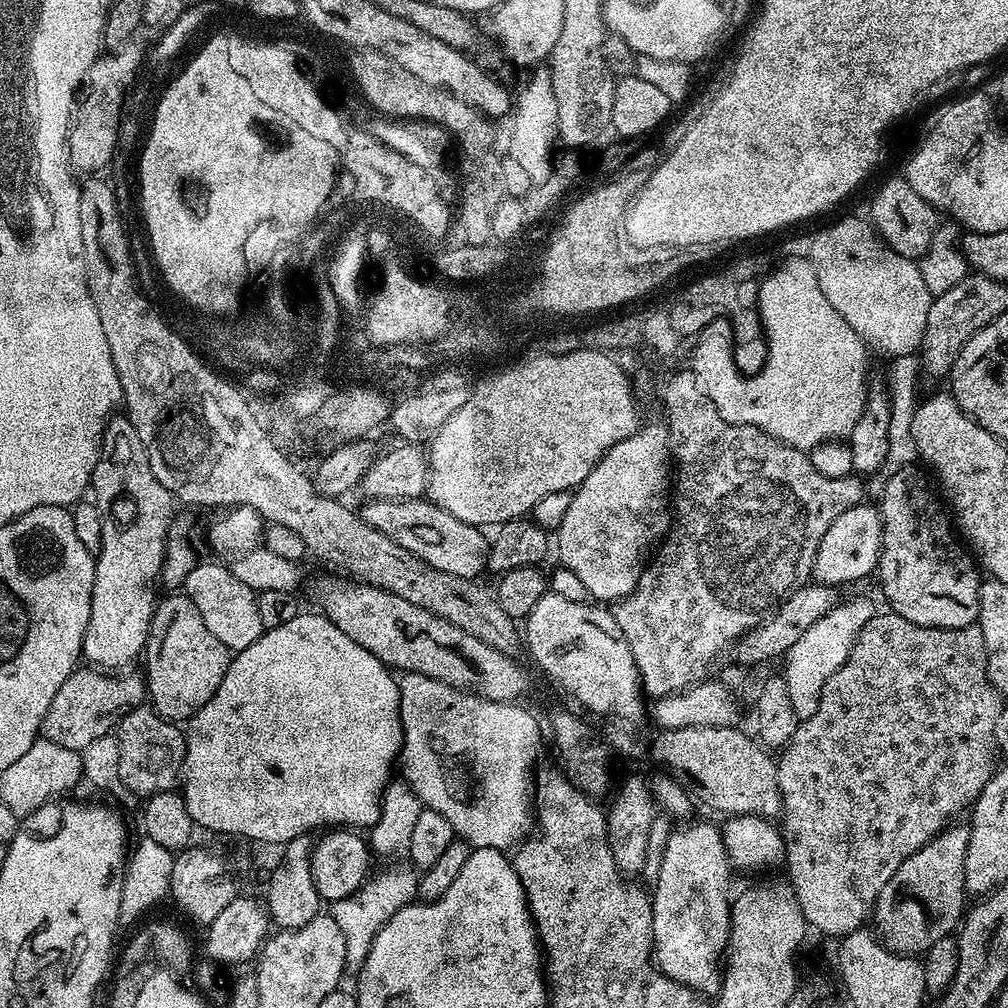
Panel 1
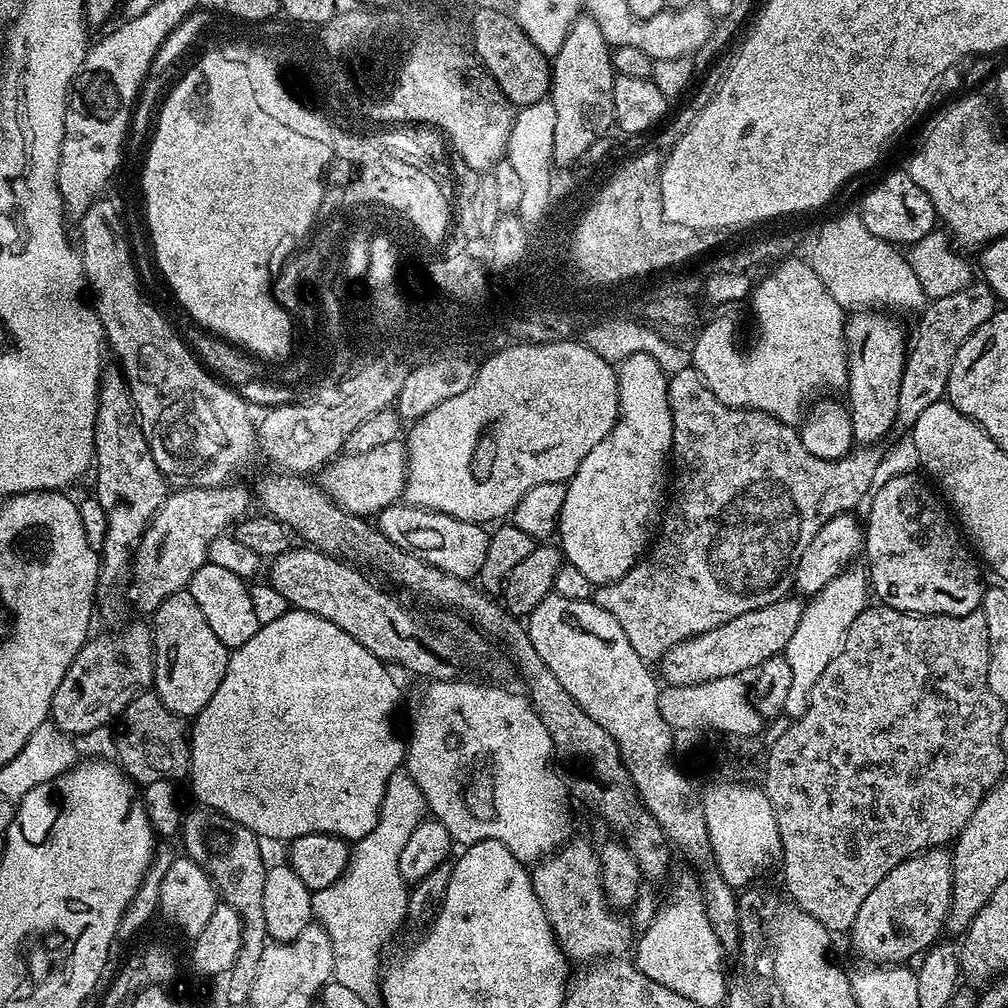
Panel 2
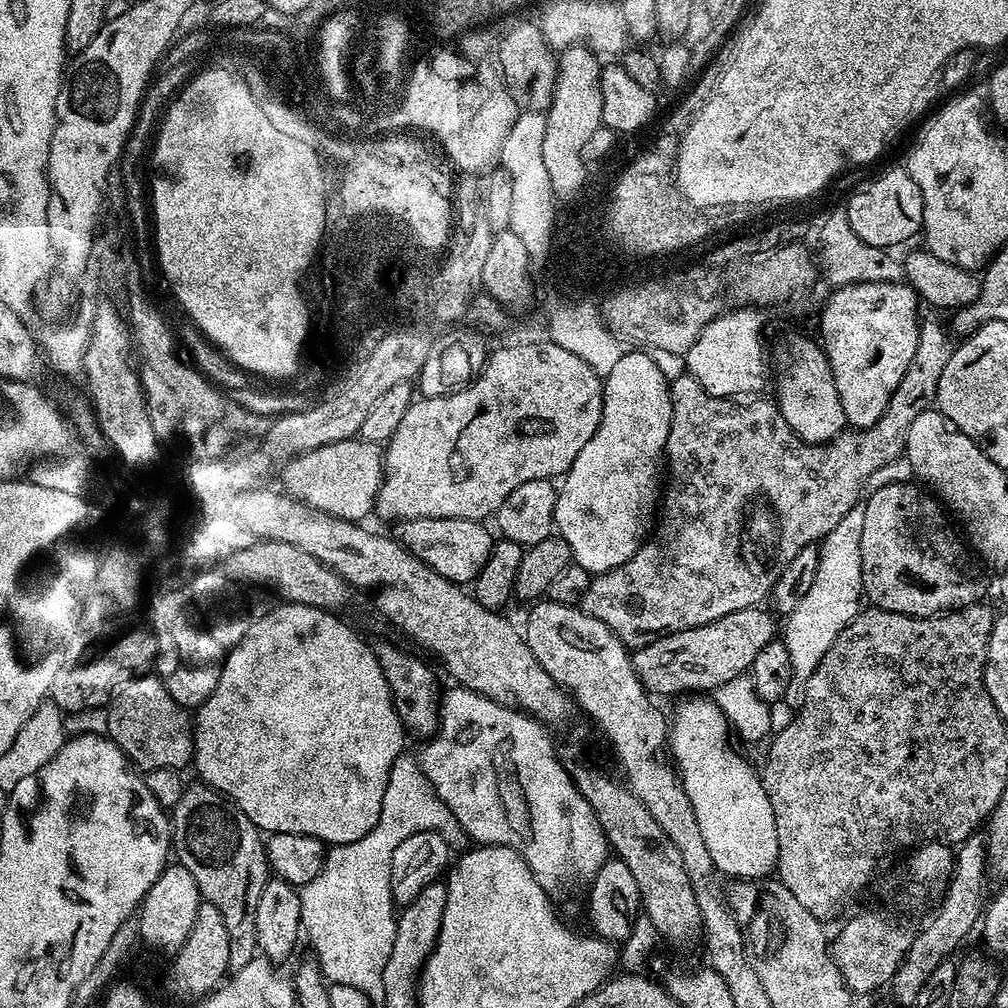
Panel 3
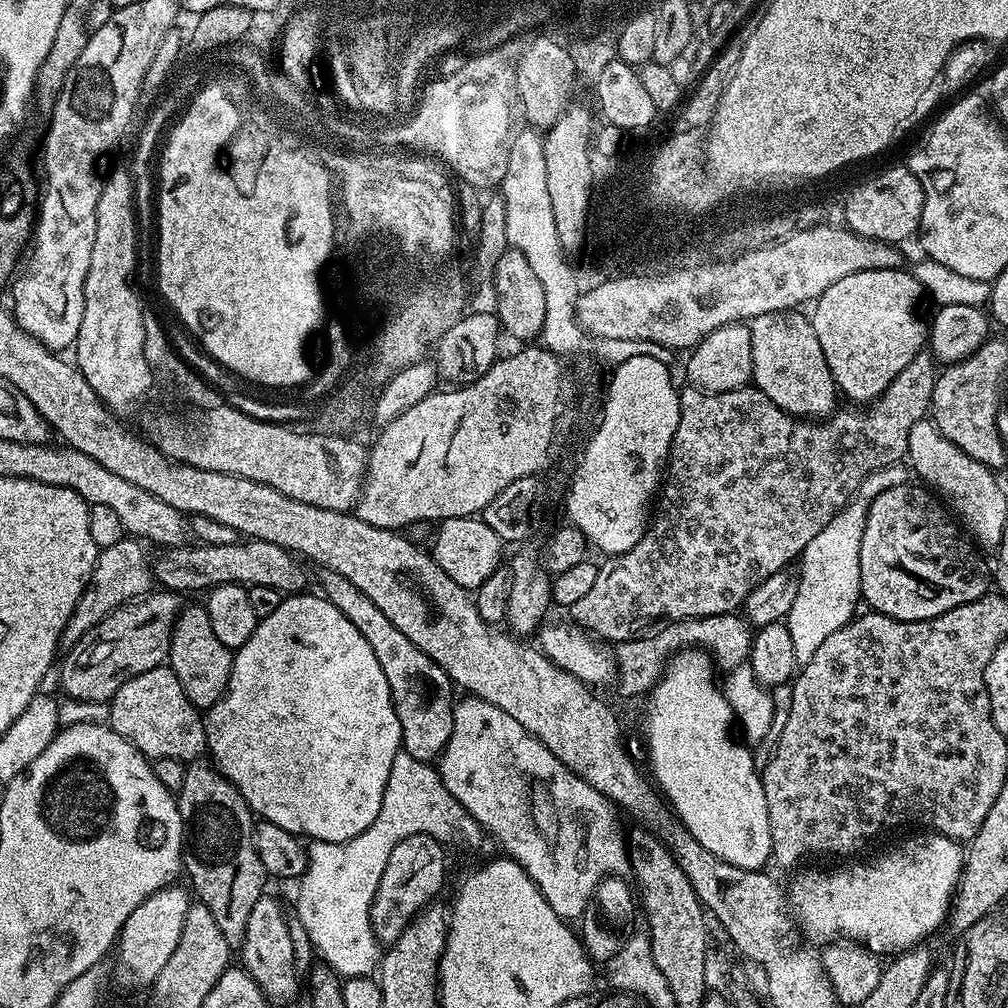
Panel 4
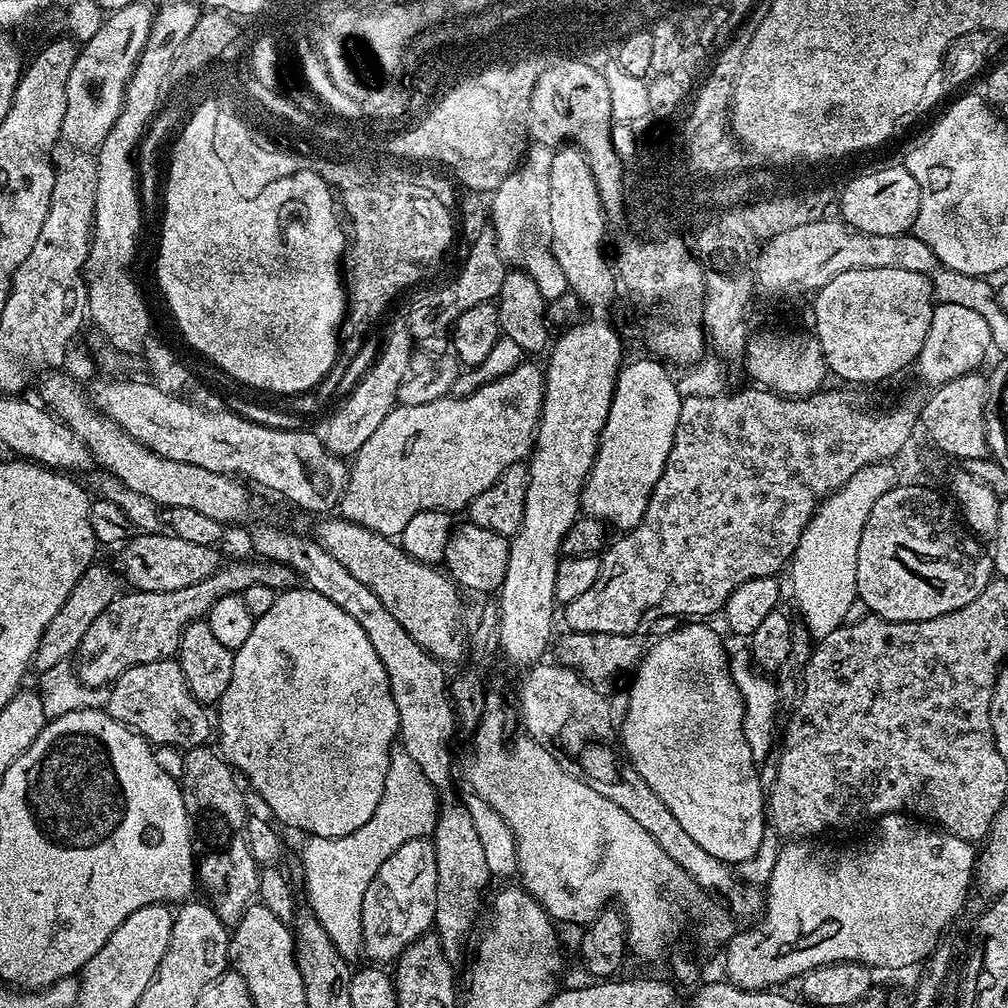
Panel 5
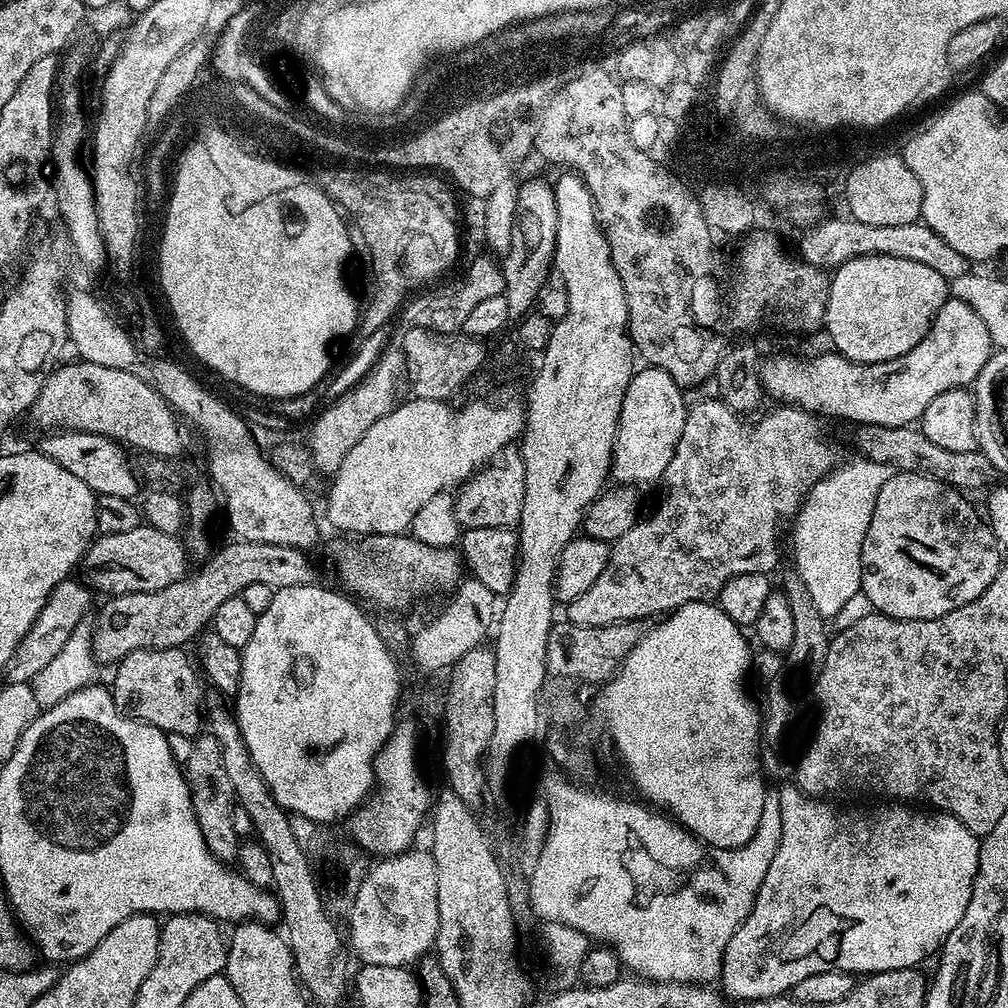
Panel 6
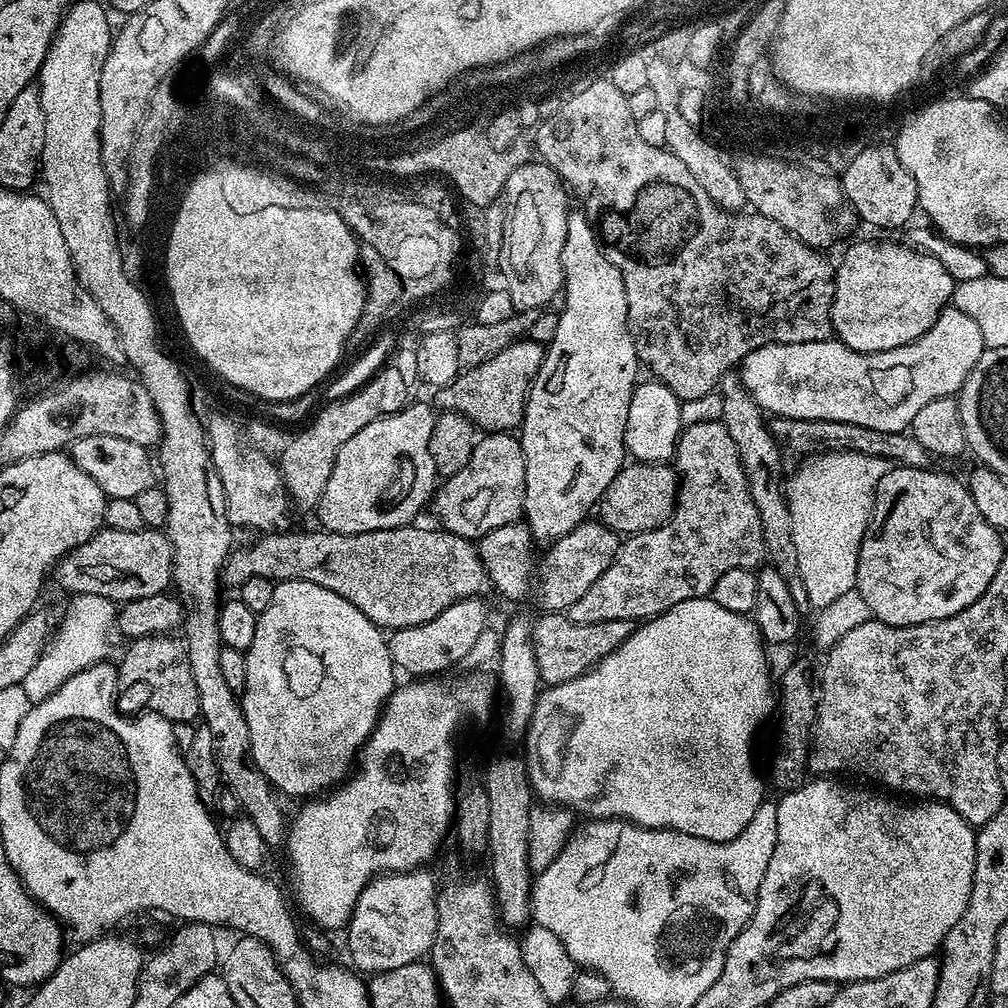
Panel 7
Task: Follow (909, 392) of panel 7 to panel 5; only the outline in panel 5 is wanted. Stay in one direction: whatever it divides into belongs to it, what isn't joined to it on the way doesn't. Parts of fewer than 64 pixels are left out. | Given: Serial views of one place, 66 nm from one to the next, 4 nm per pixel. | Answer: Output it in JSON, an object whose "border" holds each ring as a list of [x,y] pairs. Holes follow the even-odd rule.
{"border":[[[937,303],[932,309],[930,331],[916,357],[914,370],[929,387],[940,387],[954,378],[977,371],[992,348],[989,323],[968,306]]]}

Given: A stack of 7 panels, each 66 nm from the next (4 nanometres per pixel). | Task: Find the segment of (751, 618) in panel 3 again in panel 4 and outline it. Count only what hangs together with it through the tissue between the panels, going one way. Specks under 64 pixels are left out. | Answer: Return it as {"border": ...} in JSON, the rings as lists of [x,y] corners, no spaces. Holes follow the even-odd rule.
{"border":[[[729,614],[727,616],[702,616],[699,620],[681,620],[668,622],[657,636],[640,636],[617,643],[614,655],[618,665],[618,685],[624,696],[640,696],[651,693],[652,687],[664,675],[668,661],[678,652],[700,649],[712,657],[715,667],[732,673],[740,663],[747,661],[752,650],[752,637],[754,629],[743,615]]]}

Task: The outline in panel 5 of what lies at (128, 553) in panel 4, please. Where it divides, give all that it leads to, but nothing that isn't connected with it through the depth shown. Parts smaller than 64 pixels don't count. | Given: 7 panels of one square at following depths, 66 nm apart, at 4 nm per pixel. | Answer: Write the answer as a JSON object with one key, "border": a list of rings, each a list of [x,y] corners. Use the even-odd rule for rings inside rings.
{"border":[[[93,562],[84,571],[82,578],[78,578],[74,590],[70,590],[70,596],[66,598],[66,602],[62,602],[58,614],[54,614],[50,626],[46,626],[42,634],[42,642],[38,642],[34,661],[35,671],[43,674],[46,670],[65,663],[69,659],[68,655],[71,652],[73,655],[79,649],[86,630],[90,630],[90,622],[94,622],[94,618],[98,618],[98,614],[102,614],[102,610],[110,606],[110,602],[119,595],[121,588],[121,581],[113,569],[110,571],[100,565],[100,562]]]}

